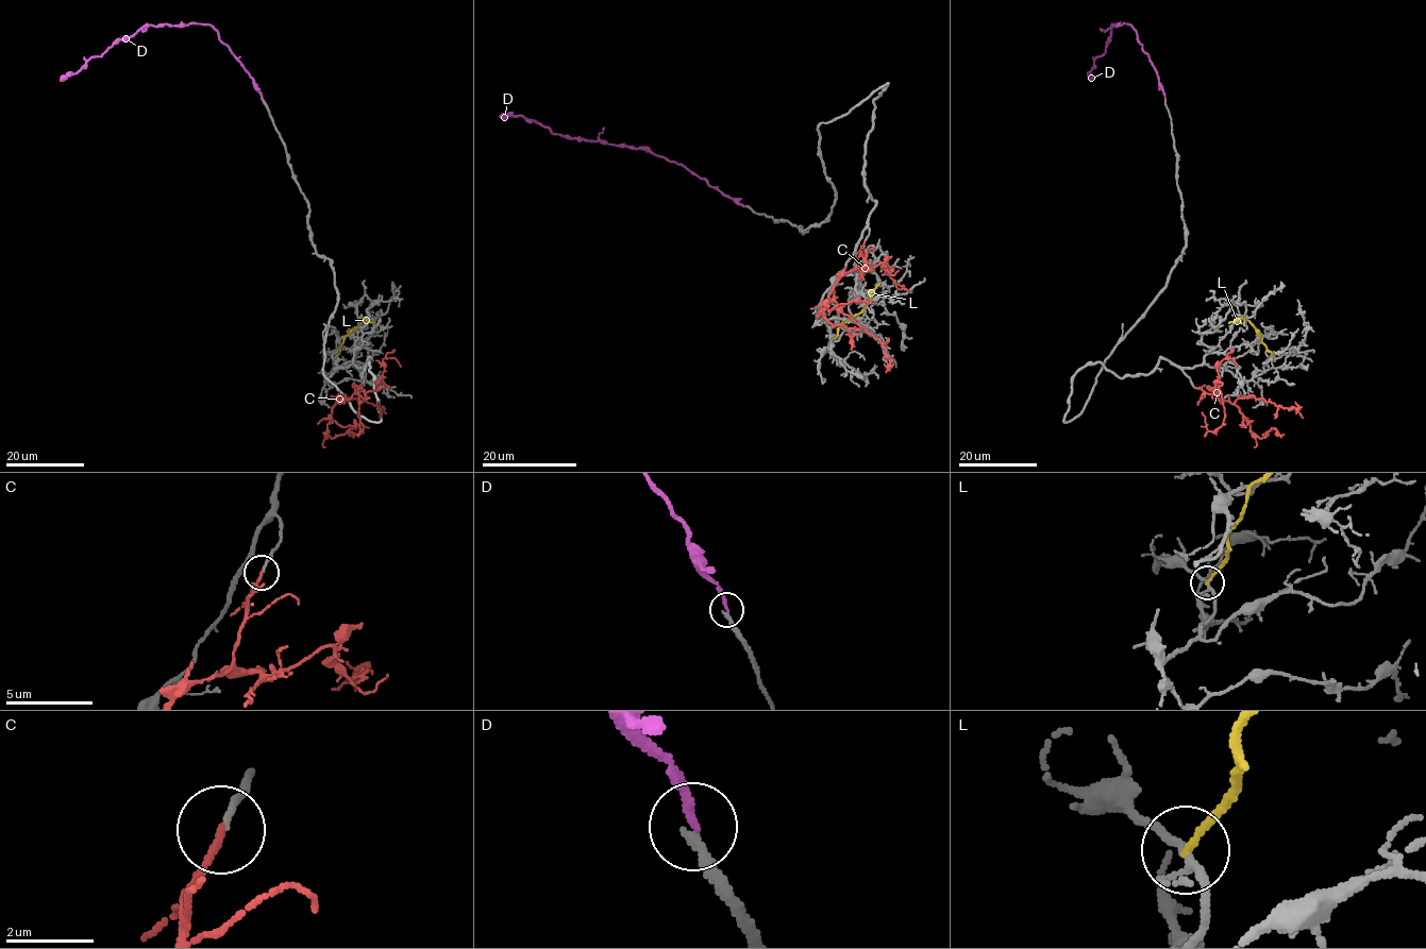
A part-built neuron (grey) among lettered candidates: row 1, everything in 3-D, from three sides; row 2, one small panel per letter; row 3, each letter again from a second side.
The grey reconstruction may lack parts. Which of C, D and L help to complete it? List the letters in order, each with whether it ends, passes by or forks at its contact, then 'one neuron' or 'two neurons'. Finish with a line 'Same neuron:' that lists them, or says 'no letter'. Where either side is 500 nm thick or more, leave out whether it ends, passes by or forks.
C: it ends | one neuron
D: it ends | two neurons
L: it ends | two neurons
Same neuron: C

